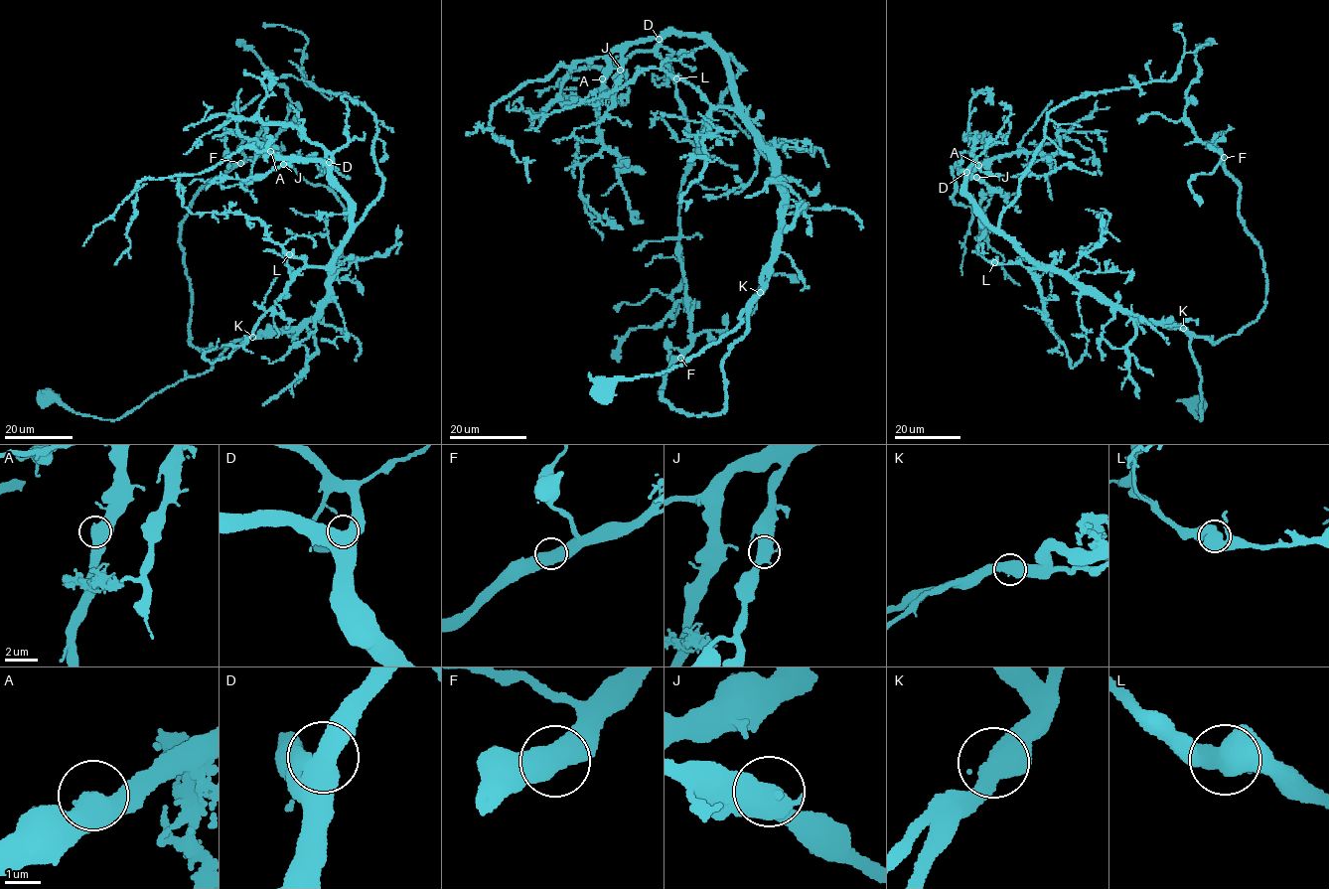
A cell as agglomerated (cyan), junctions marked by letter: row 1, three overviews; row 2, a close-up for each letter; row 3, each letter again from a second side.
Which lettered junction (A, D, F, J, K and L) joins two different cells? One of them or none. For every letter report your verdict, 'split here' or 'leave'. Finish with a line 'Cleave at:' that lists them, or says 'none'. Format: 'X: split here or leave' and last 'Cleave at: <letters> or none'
A: leave
D: leave
F: leave
J: leave
K: leave
L: leave
Cleave at: none

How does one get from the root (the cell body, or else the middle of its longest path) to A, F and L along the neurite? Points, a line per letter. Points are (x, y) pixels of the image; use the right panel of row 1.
A: (1197, 404), (1202, 420), (1202, 379), (1184, 329), (1131, 318), (1038, 266), (966, 193), (958, 173), (978, 165)
F: (1197, 404), (1202, 420), (1191, 337), (1219, 342), (1265, 306), (1261, 247), (1240, 215), (1241, 190), (1224, 157)
L: (1197, 404), (1192, 410), (1202, 420), (1202, 379), (1184, 329), (1131, 318), (1047, 268), (994, 262)

